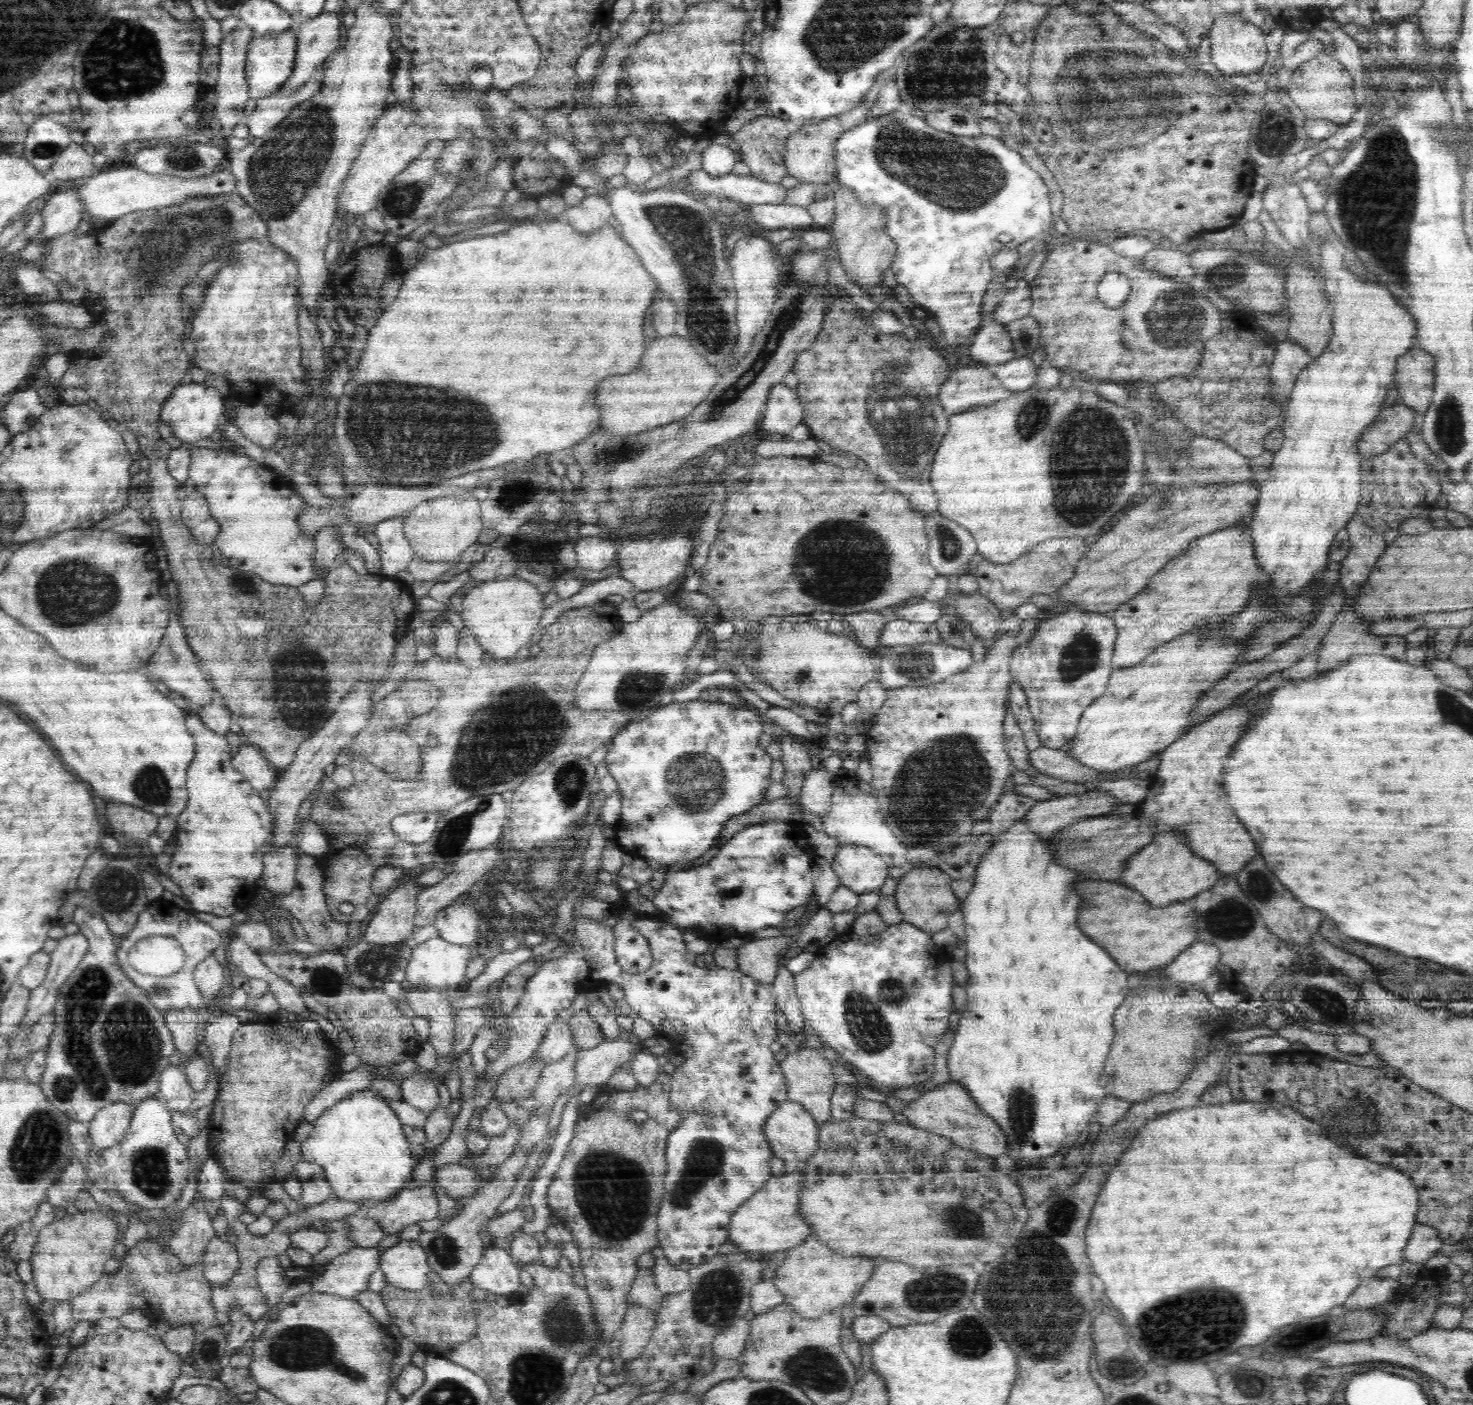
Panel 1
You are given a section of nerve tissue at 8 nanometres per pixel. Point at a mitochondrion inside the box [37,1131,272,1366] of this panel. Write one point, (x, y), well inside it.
(149, 1171)

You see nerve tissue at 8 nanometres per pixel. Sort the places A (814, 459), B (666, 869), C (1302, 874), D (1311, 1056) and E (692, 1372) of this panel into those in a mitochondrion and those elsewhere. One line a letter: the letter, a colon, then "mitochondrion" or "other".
A: other
B: other
C: other
D: other
E: other

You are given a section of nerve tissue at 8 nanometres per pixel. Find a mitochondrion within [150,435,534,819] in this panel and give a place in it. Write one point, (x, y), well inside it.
(301, 689)

